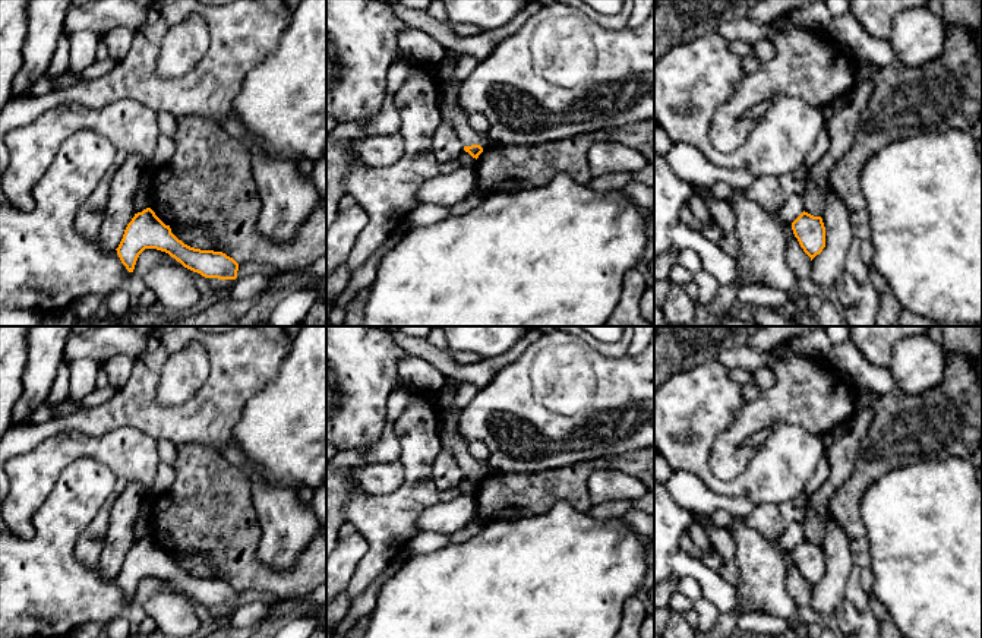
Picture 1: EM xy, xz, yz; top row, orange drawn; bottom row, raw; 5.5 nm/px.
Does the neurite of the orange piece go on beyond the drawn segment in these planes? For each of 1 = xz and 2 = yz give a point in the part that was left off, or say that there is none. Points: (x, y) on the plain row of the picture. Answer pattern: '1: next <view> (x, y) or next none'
1: next none
2: next none

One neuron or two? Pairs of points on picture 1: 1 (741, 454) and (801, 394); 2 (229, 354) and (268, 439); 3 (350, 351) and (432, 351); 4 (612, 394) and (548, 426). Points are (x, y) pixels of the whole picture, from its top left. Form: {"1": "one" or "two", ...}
{"1": "one", "2": "two", "3": "two", "4": "one"}

